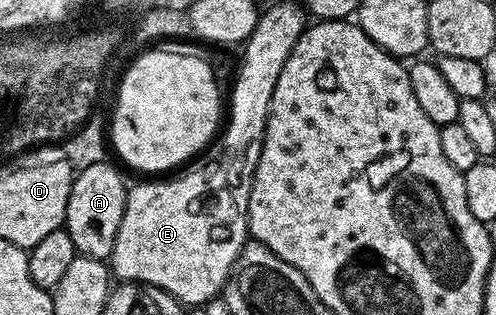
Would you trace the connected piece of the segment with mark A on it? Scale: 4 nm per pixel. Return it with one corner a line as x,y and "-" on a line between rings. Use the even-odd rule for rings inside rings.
104,161
81,169
74,178
71,197
67,201
64,230
68,231
77,255
92,259
110,258
120,222
123,221
127,182
115,168
108,165

